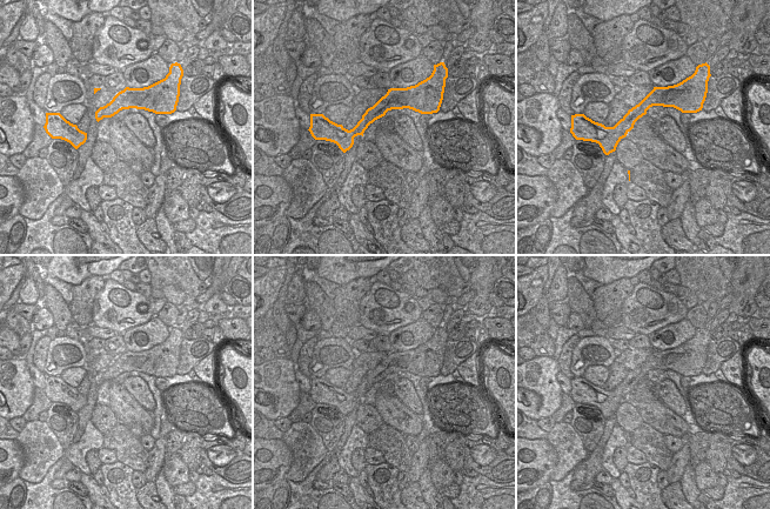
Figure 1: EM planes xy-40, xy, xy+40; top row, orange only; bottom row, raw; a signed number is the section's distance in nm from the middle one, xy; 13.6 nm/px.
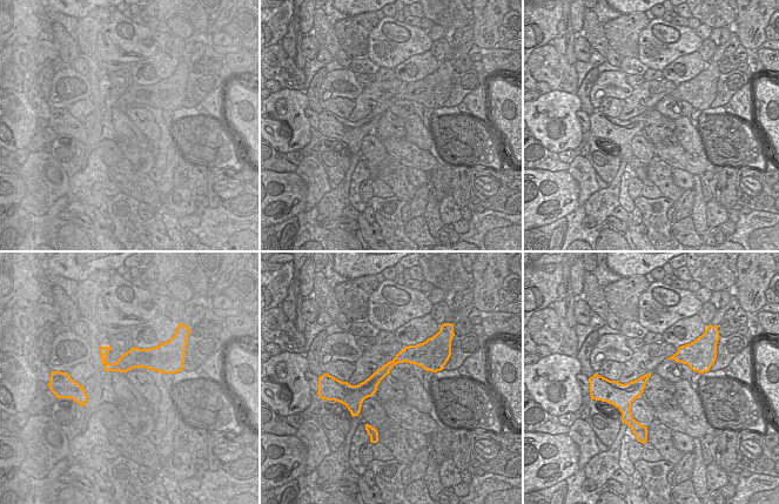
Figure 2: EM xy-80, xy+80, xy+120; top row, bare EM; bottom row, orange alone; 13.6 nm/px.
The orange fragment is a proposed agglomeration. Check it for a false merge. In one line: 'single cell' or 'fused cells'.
single cell

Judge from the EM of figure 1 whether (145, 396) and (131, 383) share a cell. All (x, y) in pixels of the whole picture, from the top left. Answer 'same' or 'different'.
same

